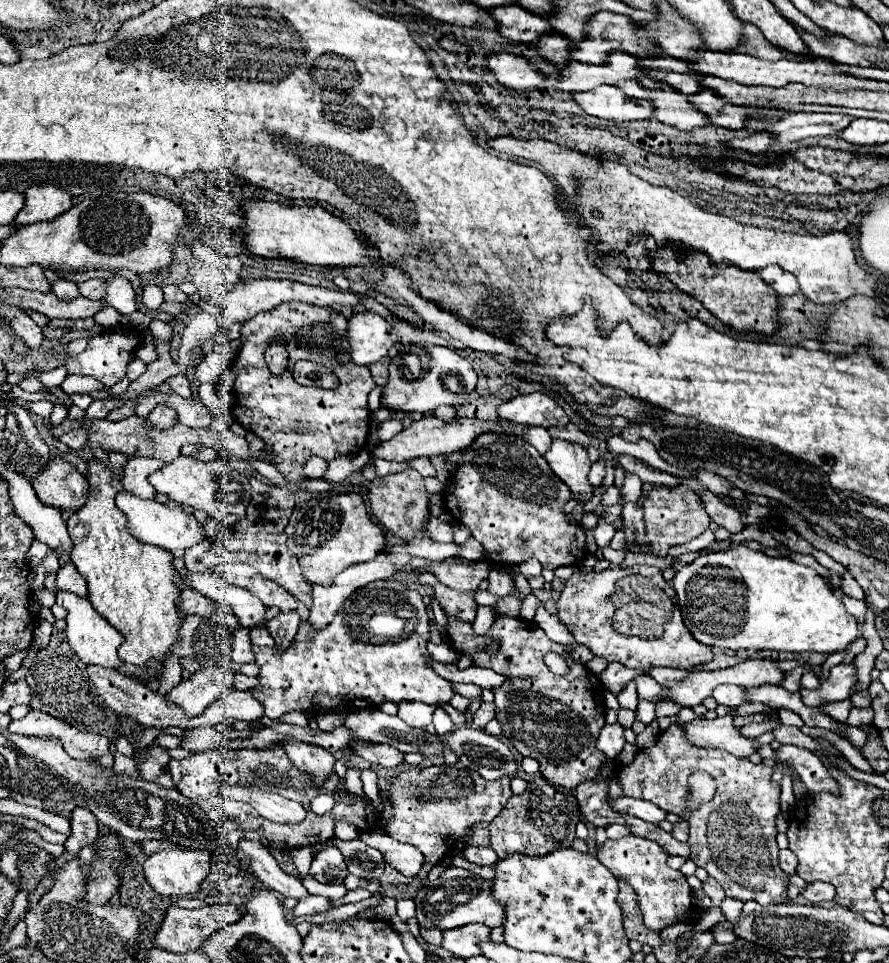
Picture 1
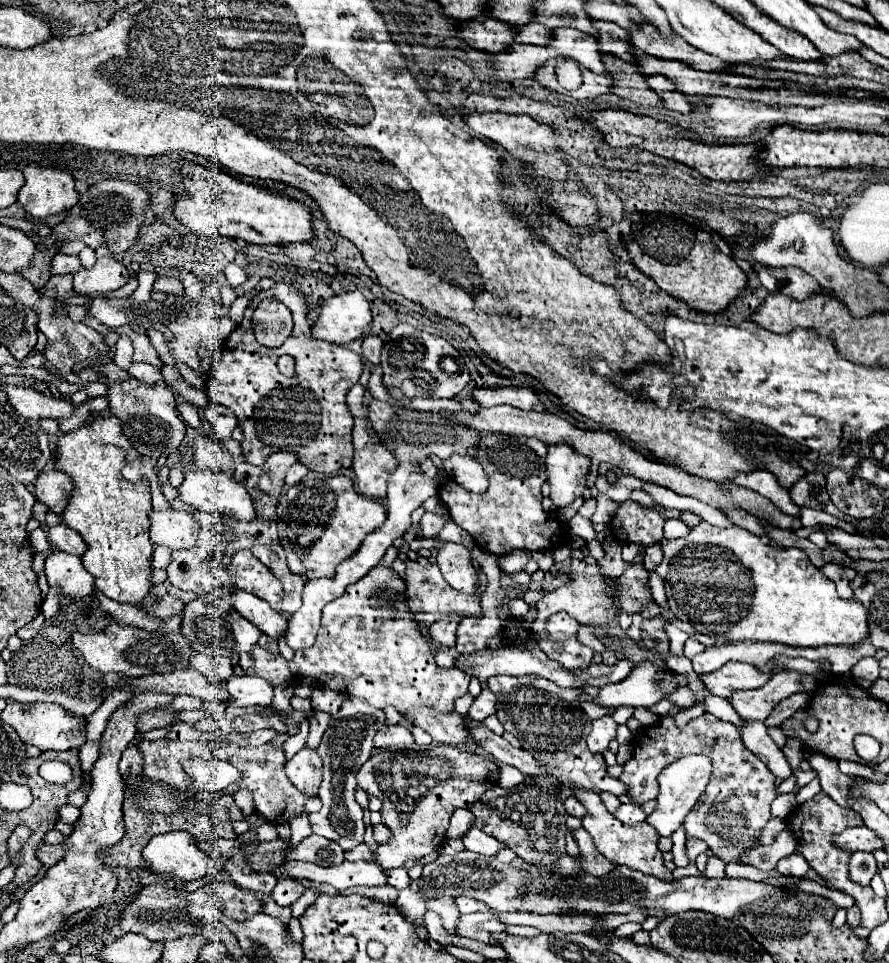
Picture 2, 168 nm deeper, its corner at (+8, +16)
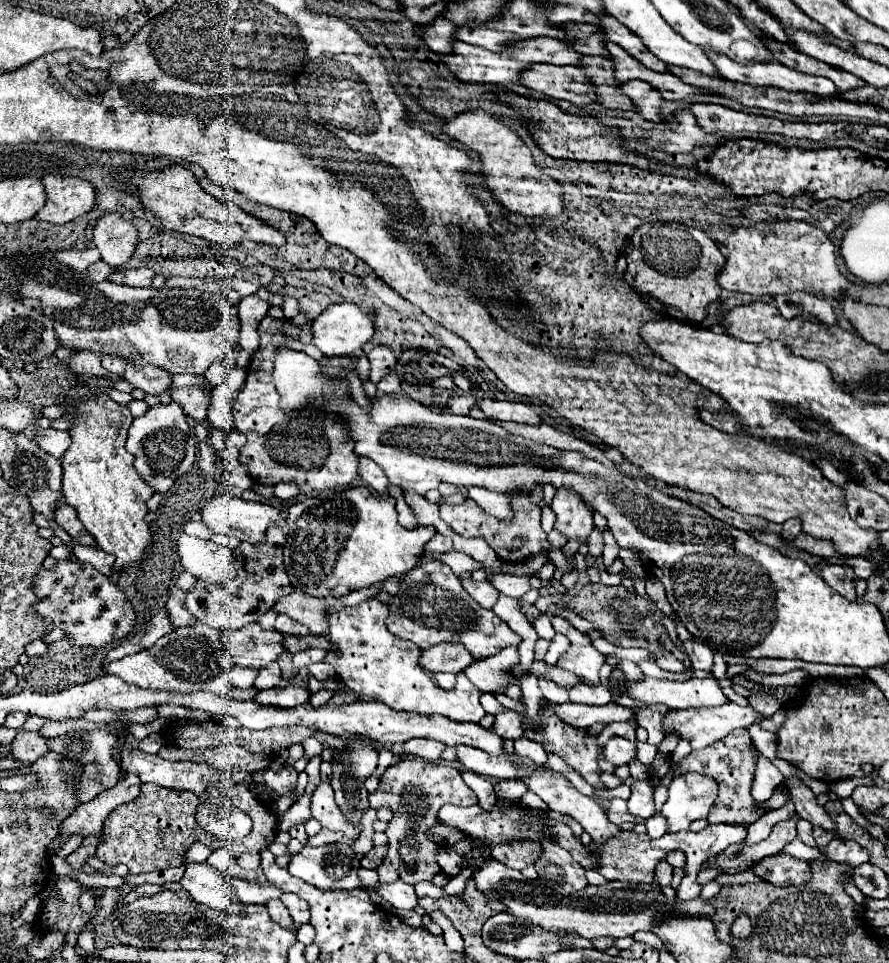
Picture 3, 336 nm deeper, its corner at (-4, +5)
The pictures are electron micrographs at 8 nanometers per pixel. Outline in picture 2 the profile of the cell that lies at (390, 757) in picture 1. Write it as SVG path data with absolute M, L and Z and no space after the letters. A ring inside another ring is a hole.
M402 724L382 726L374 738L374 746L382 750L410 750L414 746L414 736L410 728Z

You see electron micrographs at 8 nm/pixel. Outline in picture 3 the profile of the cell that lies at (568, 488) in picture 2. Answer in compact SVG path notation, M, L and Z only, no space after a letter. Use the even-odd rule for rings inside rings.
M560 489L554 495L552 511L556 513L556 529L566 535L568 539L582 539L588 537L594 523L592 523L592 511L588 503L570 489Z

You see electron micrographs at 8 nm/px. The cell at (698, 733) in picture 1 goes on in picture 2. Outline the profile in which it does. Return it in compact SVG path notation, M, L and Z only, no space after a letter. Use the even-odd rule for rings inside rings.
M748 722L746 726L740 728L740 734L746 748L750 748L760 760L764 760L764 764L774 776L782 780L792 776L792 768L788 760L784 758L782 750L774 744L774 740L768 736L766 726L762 722Z

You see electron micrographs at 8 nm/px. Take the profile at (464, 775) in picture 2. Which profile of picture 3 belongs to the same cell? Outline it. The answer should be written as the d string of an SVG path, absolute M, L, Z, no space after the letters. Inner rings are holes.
M402 759L390 765L374 793L370 793L370 807L390 809L392 821L388 823L388 853L384 863L376 869L380 881L404 881L416 885L420 881L430 881L438 871L438 849L442 847L432 837L432 827L440 825L438 811L442 805L474 805L478 803L476 793L464 783L460 771L452 765L432 763L424 759Z

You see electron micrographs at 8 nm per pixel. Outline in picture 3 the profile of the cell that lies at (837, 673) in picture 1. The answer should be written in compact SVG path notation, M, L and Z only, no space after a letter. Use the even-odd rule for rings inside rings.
M732 701L720 705L720 707L708 707L708 709L682 709L682 711L670 711L664 719L664 733L678 731L682 739L688 739L692 749L704 749L720 739L724 739L732 729L744 727L748 729L752 723L760 723L764 717L750 705L740 707Z

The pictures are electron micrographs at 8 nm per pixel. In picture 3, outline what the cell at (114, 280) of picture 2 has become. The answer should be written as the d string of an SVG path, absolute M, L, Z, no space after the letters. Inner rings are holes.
M130 269L130 271L116 271L108 277L108 281L118 283L118 285L128 285L128 287L150 287L154 279L152 269Z

